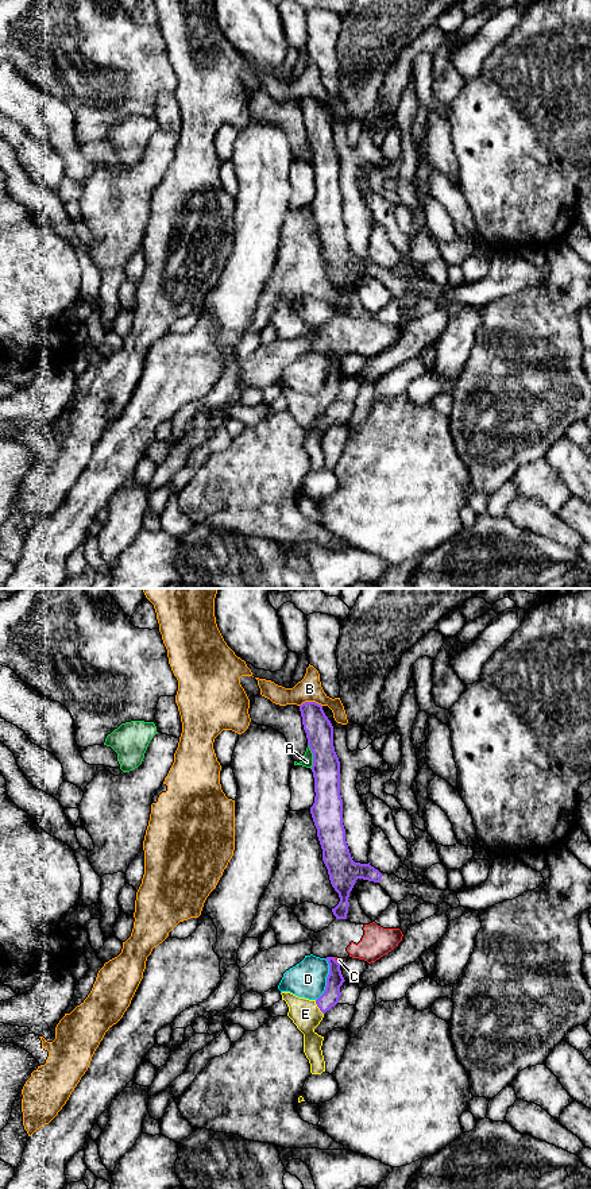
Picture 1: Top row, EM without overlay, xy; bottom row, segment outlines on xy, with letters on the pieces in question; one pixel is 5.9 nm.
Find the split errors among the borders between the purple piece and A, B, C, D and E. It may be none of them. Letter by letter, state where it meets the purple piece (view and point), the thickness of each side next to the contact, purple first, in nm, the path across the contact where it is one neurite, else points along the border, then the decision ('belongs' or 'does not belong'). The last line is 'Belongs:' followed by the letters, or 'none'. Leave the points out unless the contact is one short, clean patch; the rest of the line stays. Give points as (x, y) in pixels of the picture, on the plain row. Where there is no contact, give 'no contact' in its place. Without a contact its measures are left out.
A: contact xy (313, 151); calibres 170 and 70 nm; does not belong
B: contact xy (311, 97); calibres 160 and 150 nm; border xy (321, 100), (304, 97), (300, 101); does not belong
C: contact xy (336, 356); calibres 100 and 30 nm; border xy (333, 352), (339, 359); does not belong
D: contact xy (327, 375); calibres 100 and 220 nm; border xy (325, 354), (328, 359), (327, 381), (316, 396); does not belong
E: contact xy (317, 401); calibres 100 and 170 nm; way xy (329, 393), (317, 401), (305, 409); belongs
Belongs: E

